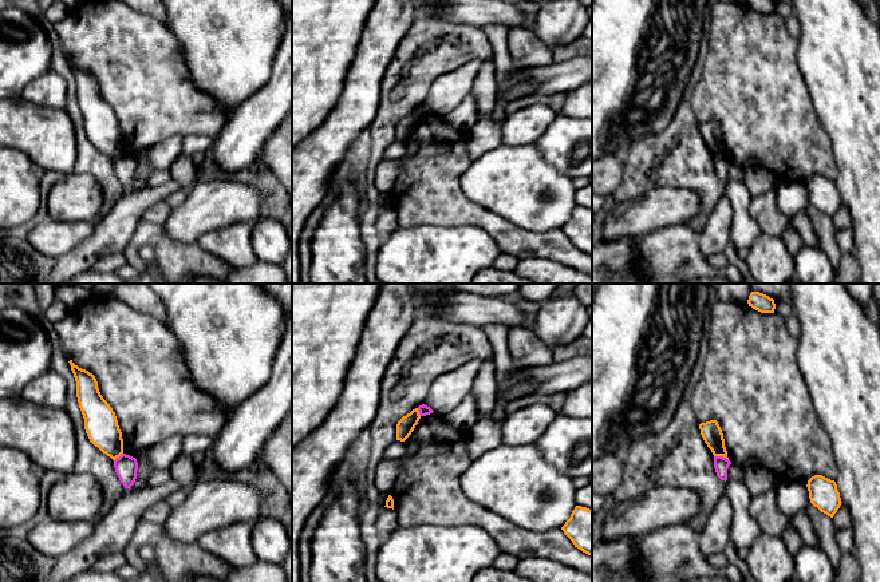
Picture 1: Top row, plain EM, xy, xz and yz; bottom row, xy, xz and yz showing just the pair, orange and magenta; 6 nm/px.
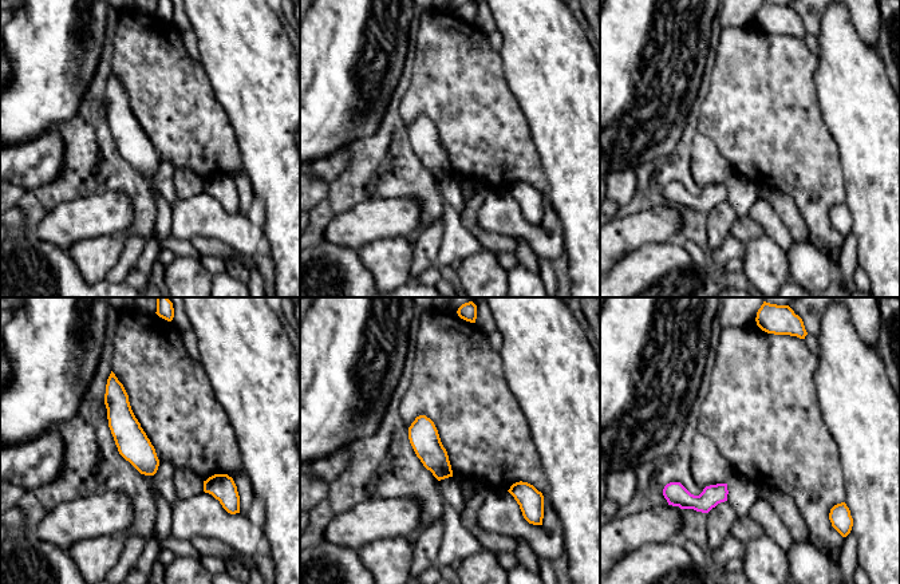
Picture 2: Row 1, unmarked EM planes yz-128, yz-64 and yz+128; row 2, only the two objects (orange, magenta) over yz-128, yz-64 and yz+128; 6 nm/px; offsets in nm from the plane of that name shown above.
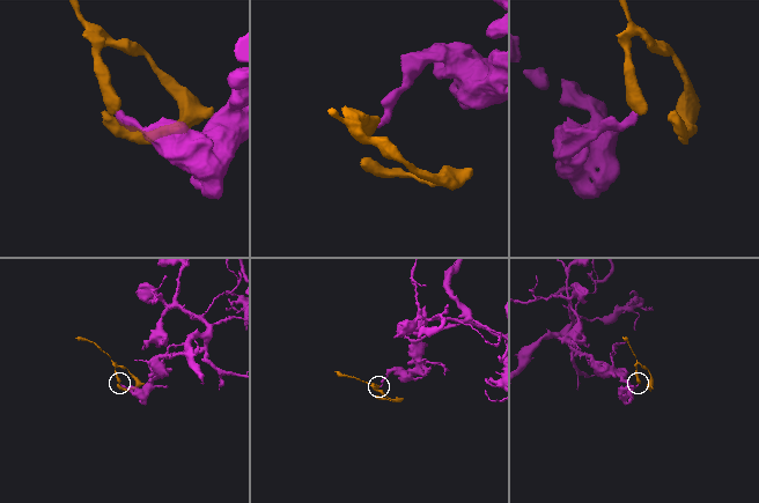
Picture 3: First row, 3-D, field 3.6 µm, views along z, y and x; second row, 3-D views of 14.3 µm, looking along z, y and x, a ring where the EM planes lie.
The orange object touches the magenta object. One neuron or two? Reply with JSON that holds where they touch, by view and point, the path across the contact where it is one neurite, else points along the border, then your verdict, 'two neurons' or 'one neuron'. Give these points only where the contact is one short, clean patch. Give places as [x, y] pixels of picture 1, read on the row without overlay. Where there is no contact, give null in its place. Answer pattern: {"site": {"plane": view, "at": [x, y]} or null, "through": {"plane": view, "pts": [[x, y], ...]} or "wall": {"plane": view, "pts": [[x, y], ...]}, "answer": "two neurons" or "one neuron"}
{"site": {"plane": "yz", "at": [721, 155]}, "wall": {"plane": "yz", "pts": [[714, 155], [722, 155], [727, 159]]}, "answer": "two neurons"}

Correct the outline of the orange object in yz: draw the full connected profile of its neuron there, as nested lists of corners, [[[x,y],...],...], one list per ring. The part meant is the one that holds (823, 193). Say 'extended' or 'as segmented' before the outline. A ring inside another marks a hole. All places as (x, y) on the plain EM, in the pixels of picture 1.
as segmented | [[[814,175],[808,181],[806,187],[810,203],[833,218],[842,203],[836,182],[822,175]]]

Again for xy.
as segmented | [[[68,62],[76,82],[76,98],[90,142],[113,161],[123,154],[123,139],[115,112],[99,92],[92,74]]]

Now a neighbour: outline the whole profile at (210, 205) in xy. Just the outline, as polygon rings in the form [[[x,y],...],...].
[[[232,178],[197,181],[184,202],[171,207],[163,223],[165,237],[178,244],[193,244],[228,225],[254,222],[265,197],[264,190]]]

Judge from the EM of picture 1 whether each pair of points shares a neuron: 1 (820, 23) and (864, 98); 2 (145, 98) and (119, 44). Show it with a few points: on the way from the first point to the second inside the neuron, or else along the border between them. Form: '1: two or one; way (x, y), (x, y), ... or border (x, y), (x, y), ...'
1: one; way (837, 42), (851, 79)
2: one; way (145, 84), (138, 64), (133, 58)

